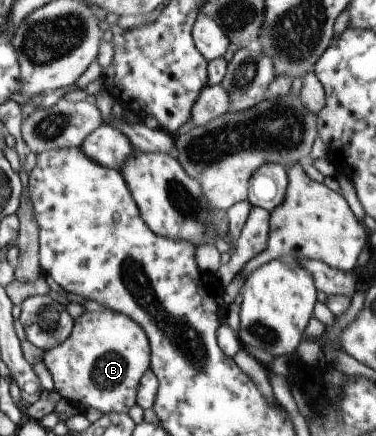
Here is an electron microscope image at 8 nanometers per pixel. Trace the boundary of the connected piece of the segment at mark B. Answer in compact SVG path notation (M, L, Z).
M108 308L91 312L85 311L72 321L73 326L69 336L63 340L63 342L60 342L59 345L54 346L49 350L45 350L43 356L41 357L45 368L47 368L49 374L51 375L54 386L53 390L57 392L58 397L64 398L69 403L77 402L77 404L79 404L79 406L83 406L83 408L95 408L95 410L99 410L99 412L102 413L127 413L131 406L136 404L135 397L137 383L139 382L143 372L145 372L149 366L150 348L143 329L134 320L131 320L124 314L112 311Z

